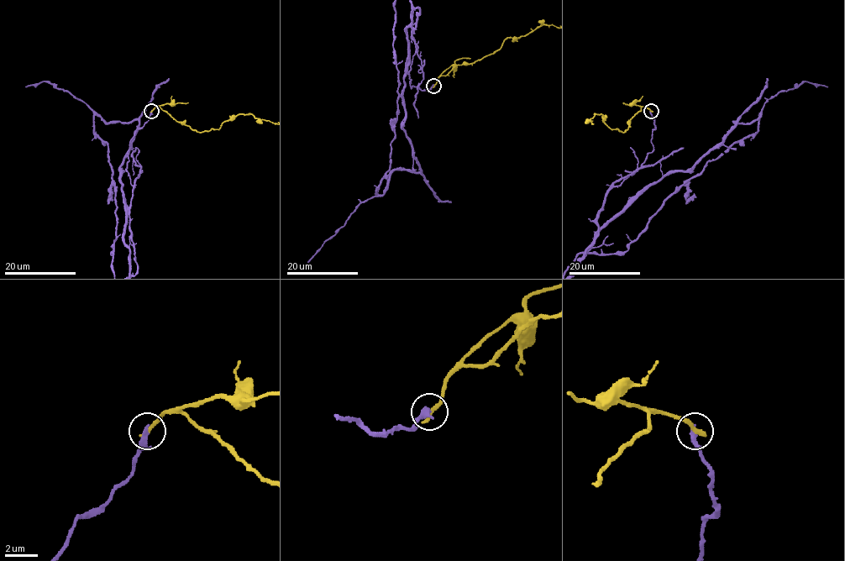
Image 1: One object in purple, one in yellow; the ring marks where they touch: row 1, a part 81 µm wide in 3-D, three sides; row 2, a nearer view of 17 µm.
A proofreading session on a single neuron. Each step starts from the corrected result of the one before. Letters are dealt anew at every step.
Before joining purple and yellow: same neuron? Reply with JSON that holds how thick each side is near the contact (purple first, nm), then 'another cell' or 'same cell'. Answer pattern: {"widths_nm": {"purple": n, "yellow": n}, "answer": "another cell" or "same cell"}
{"widths_nm": {"purple": 240, "yellow": 300}, "answer": "another cell"}

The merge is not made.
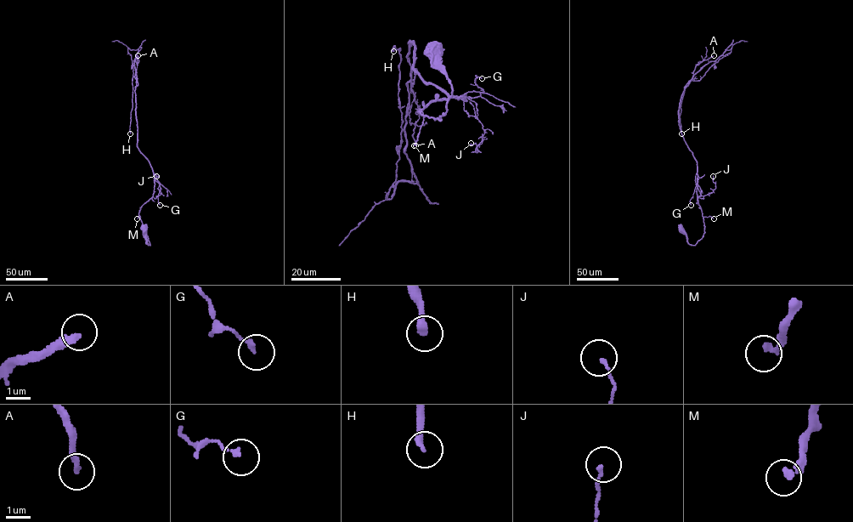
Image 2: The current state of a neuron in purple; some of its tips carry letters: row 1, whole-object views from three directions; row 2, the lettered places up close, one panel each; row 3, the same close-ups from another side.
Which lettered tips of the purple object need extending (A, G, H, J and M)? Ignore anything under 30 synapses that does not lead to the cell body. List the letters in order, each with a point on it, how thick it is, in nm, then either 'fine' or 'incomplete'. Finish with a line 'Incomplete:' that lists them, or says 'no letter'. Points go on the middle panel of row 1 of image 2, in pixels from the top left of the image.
A: (415, 145) | 240 nm | incomplete
G: (482, 78) | 200 nm | fine
H: (393, 51) | 300 nm | incomplete
J: (471, 143) | 140 nm | fine
M: (414, 145) | 300 nm | fine
Incomplete: A, H

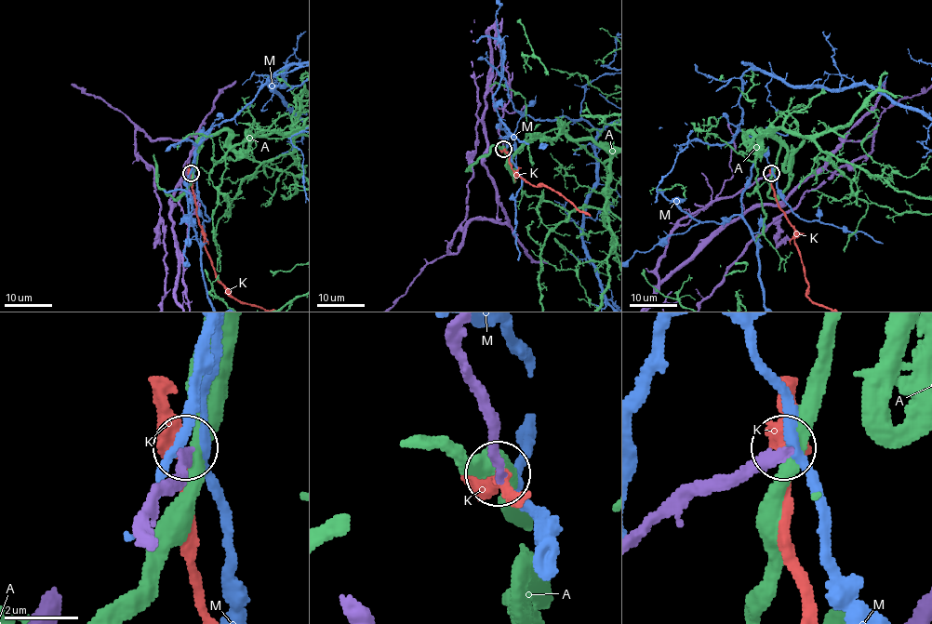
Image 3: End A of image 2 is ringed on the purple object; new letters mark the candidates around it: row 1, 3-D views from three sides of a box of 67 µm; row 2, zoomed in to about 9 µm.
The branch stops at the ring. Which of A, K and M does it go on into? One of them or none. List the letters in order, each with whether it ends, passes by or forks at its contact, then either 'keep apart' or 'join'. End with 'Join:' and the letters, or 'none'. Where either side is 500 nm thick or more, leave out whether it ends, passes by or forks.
A: it passes by; keep apart
K: keep apart
M: it passes by; keep apart
Join: none

